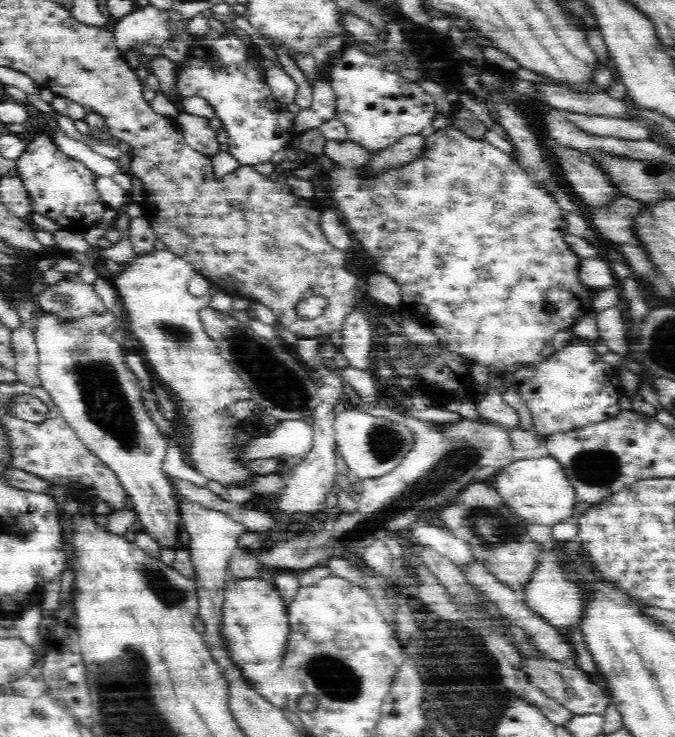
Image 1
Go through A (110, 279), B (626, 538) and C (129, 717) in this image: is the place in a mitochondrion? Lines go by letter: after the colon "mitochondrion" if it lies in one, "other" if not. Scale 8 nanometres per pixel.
A: other
B: mitochondrion
C: mitochondrion

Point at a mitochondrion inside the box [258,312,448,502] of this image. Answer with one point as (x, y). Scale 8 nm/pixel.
(384, 443)

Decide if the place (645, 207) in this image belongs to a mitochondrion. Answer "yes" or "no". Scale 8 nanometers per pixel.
no

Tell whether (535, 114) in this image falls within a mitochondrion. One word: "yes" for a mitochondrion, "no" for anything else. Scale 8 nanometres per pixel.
no

